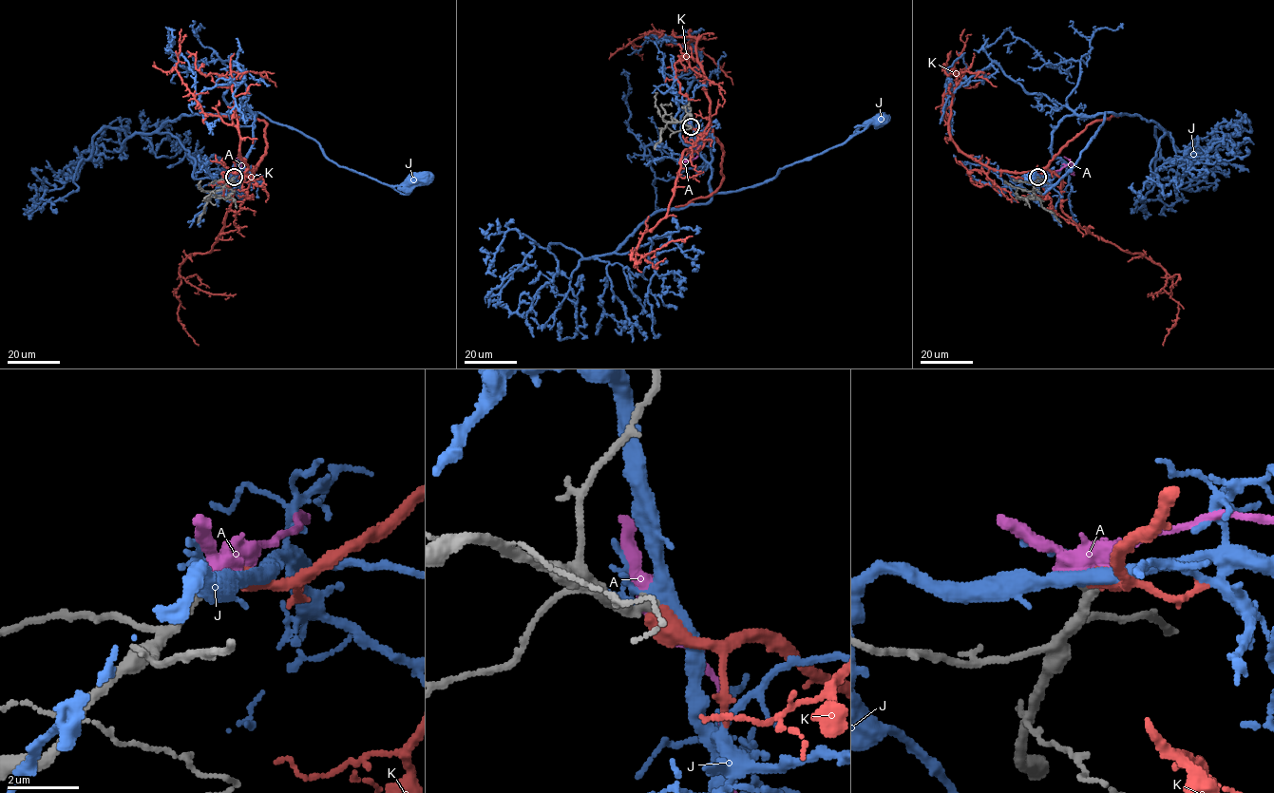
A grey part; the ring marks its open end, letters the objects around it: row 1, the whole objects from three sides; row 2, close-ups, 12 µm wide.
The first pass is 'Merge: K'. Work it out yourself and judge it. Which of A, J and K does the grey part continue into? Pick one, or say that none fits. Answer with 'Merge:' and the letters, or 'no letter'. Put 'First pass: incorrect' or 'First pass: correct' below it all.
Merge: K
First pass: correct

